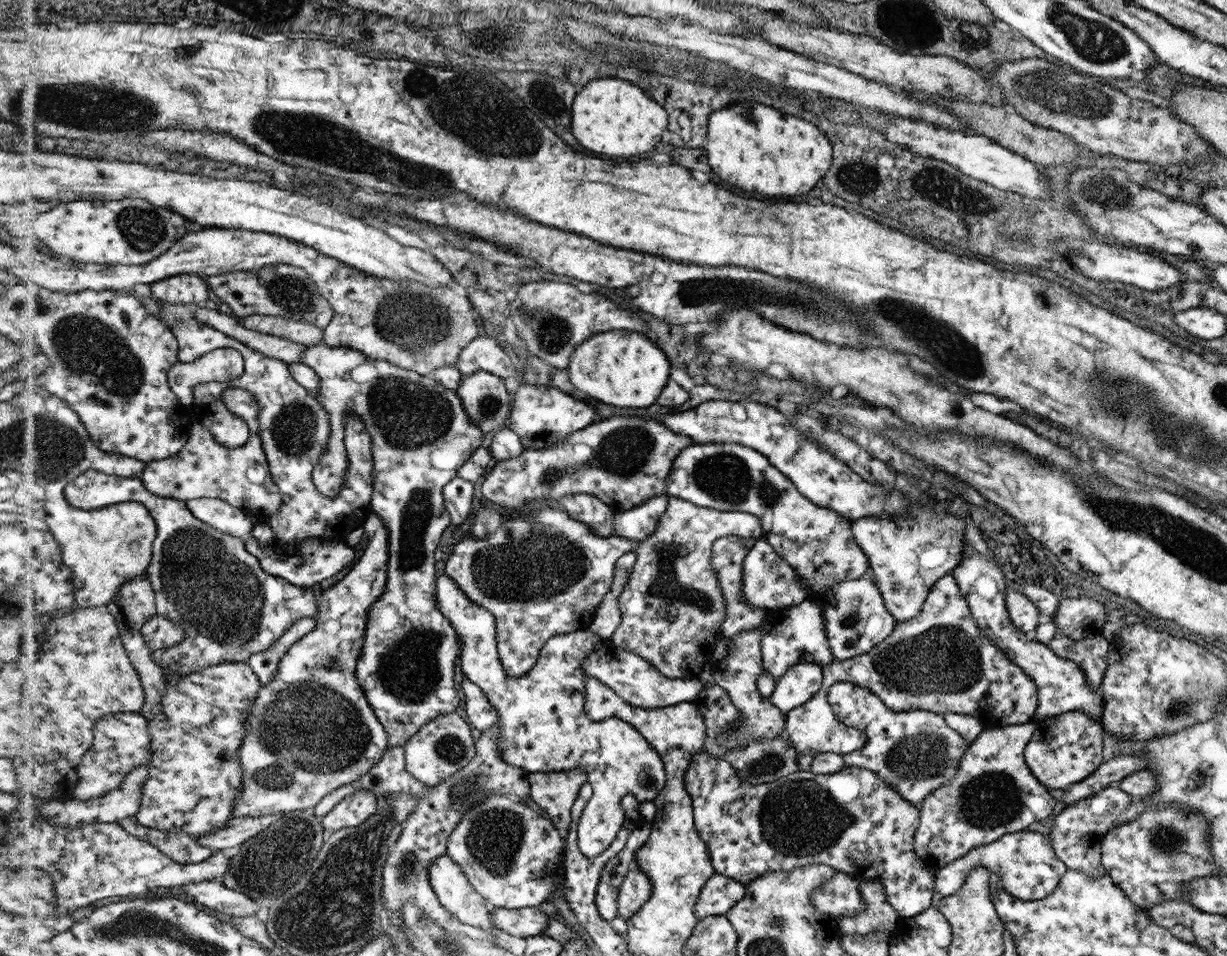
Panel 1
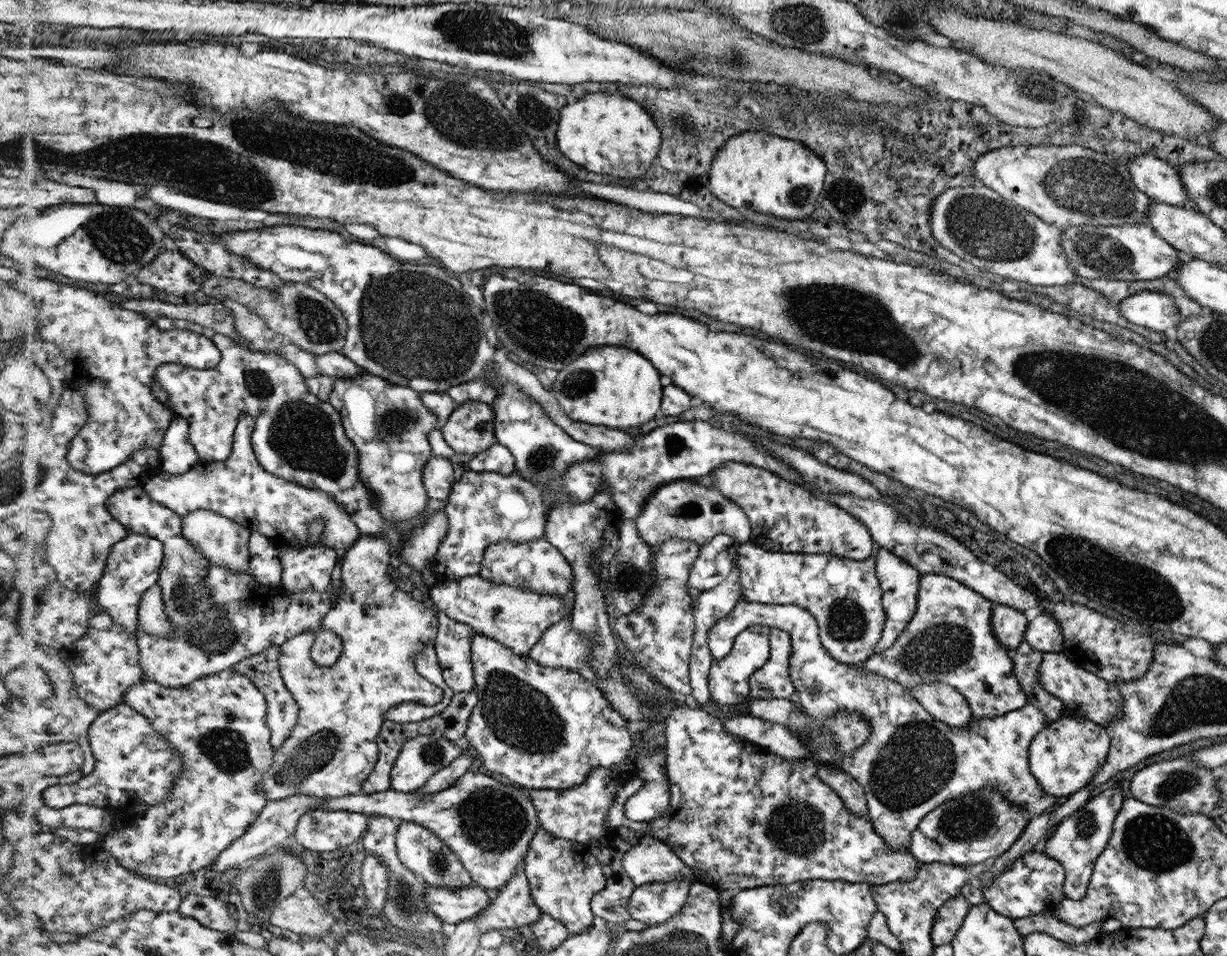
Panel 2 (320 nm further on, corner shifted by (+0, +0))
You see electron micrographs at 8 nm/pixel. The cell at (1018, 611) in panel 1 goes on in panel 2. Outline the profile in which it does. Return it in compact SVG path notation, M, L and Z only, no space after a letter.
M994 605L992 626L995 638L1005 649L1011 651L1025 640L1029 623L1019 610L1009 605Z

